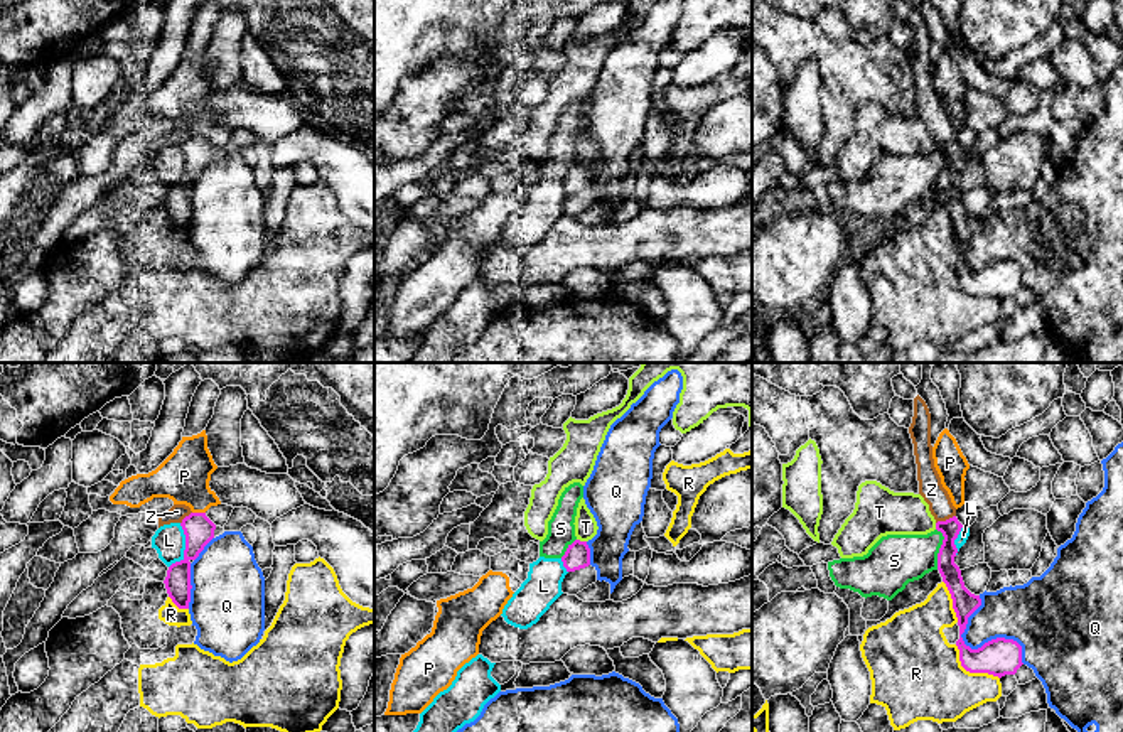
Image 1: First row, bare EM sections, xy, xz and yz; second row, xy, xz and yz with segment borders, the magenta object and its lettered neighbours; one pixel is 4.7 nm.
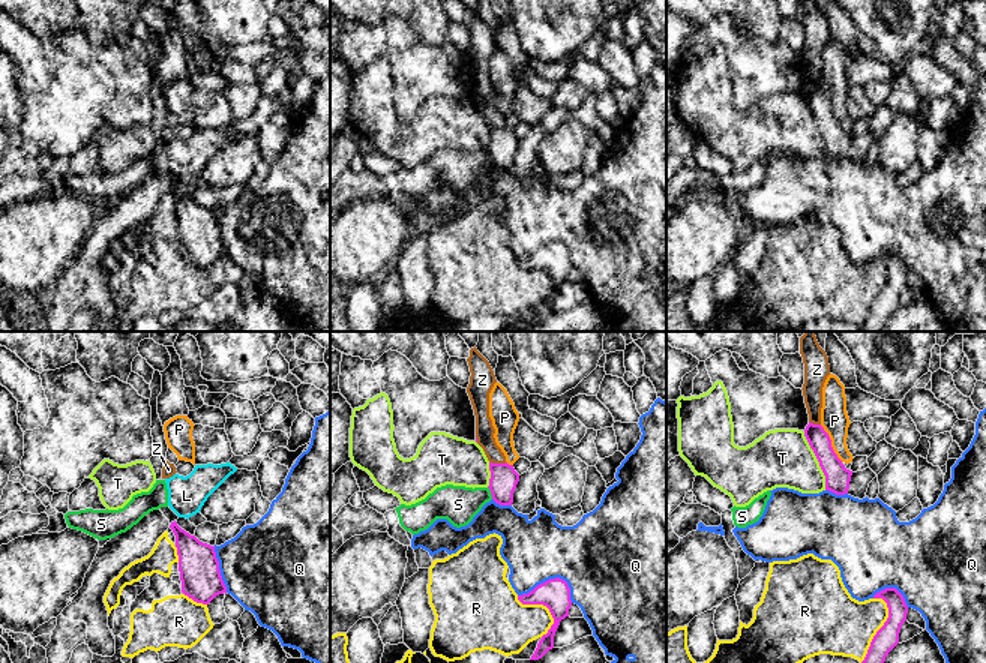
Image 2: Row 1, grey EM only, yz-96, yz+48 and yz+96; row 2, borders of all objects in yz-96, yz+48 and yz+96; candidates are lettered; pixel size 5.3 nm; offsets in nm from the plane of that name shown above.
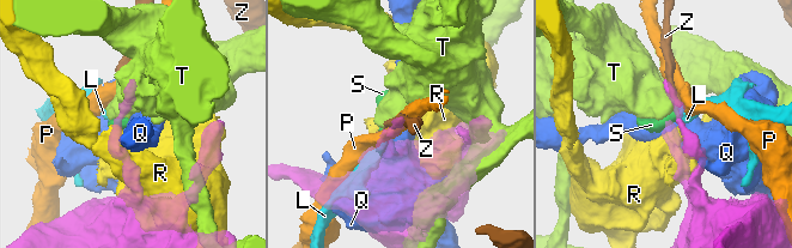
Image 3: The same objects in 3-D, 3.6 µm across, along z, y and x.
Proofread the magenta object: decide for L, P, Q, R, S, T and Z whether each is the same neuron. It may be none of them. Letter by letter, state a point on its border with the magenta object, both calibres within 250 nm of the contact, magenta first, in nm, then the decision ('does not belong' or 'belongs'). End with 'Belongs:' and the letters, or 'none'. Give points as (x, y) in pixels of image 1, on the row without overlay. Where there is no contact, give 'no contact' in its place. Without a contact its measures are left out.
L: xy (186, 169) | 140/160 nm | does not belong
P: xy (199, 135) | 140/240 nm | does not belong
Q: yz (978, 270) | 180/260 nm | does not belong
R: yz (970, 294) | 180/420 nm | does not belong
S: yz (940, 171) | 100/240 nm | does not belong
T: xz (582, 164) | 120/110 nm | does not belong
Z: yz (946, 142) | 90/110 nm | does not belong
Belongs: none

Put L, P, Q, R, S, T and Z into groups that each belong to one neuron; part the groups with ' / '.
L S / P / Q / R / T / Z

